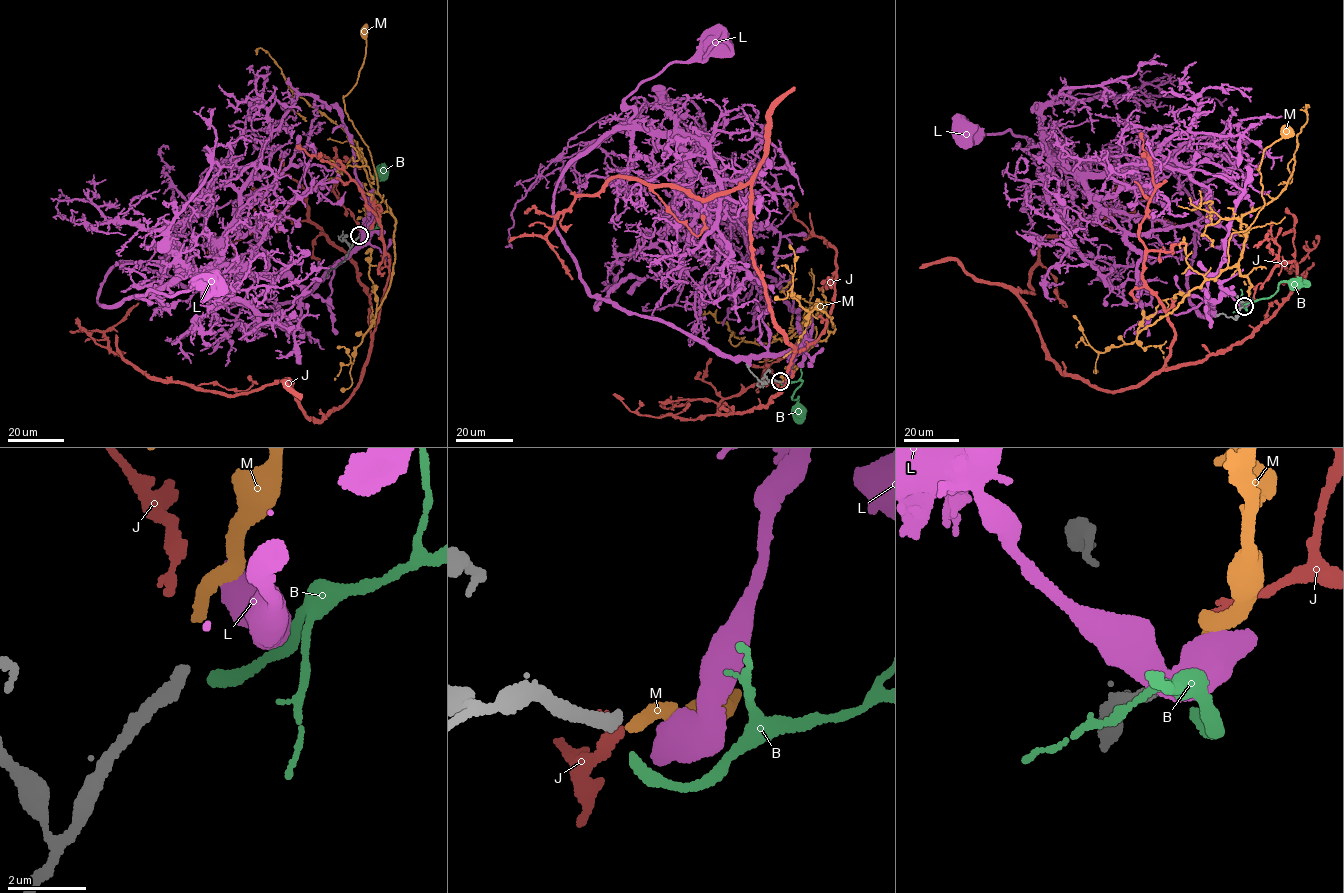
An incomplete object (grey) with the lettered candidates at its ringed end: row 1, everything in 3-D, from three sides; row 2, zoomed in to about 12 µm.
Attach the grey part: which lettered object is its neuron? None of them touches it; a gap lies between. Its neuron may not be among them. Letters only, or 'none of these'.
M

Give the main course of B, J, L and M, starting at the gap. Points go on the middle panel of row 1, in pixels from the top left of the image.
B: (781, 384), (785, 386), (802, 380), (792, 397), (798, 397), (799, 408)
J: (779, 381), (717, 411), (766, 404), (794, 352), (749, 183), (579, 196), (547, 236), (572, 279)
L: (783, 382), (791, 356), (717, 352), (591, 295), (555, 225), (562, 173), (635, 123), (624, 100), (716, 45)
M: (780, 382), (804, 360), (817, 331), (815, 326), (810, 336), (795, 337), (794, 309), (818, 301), (820, 309)

